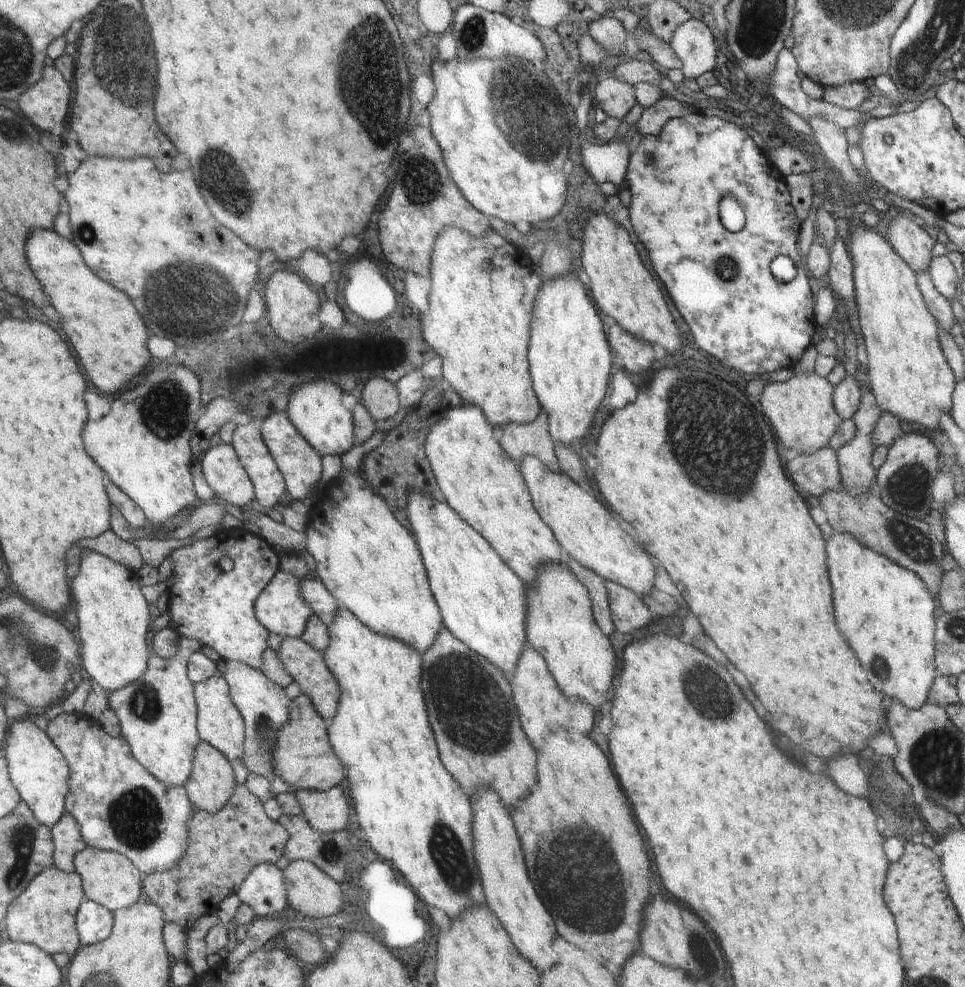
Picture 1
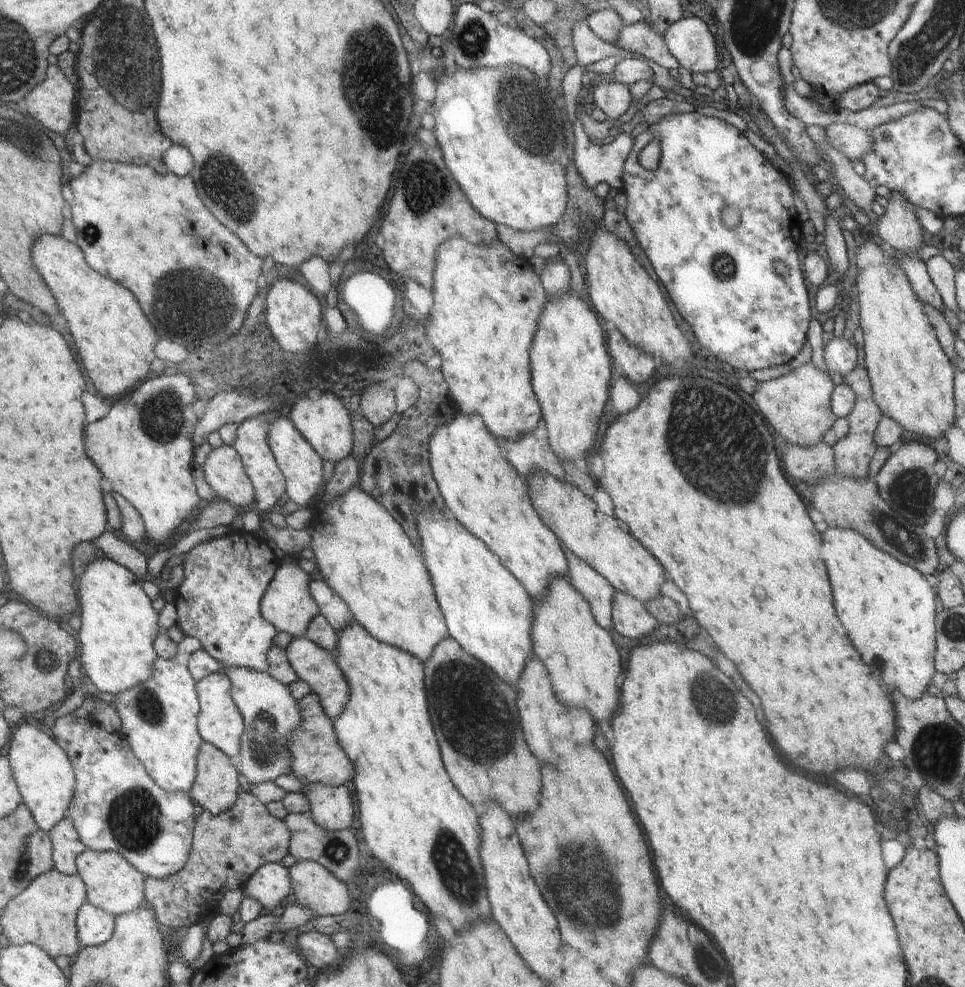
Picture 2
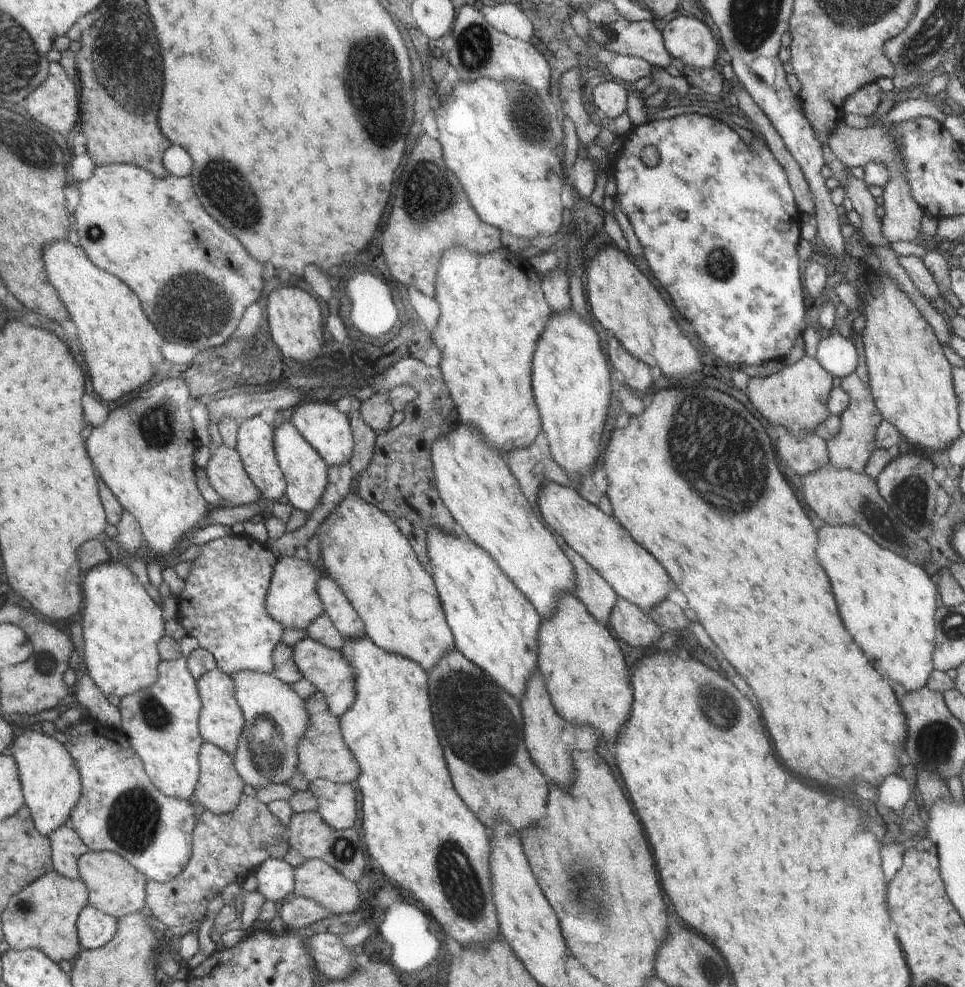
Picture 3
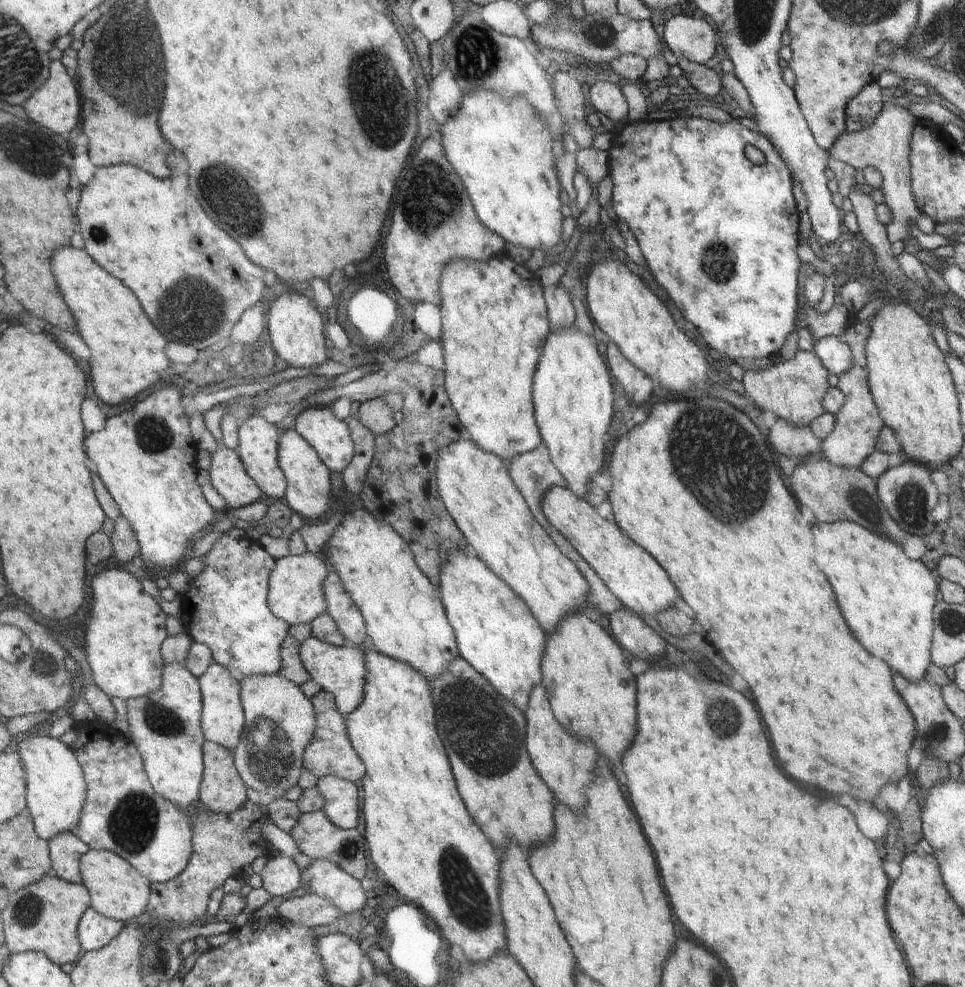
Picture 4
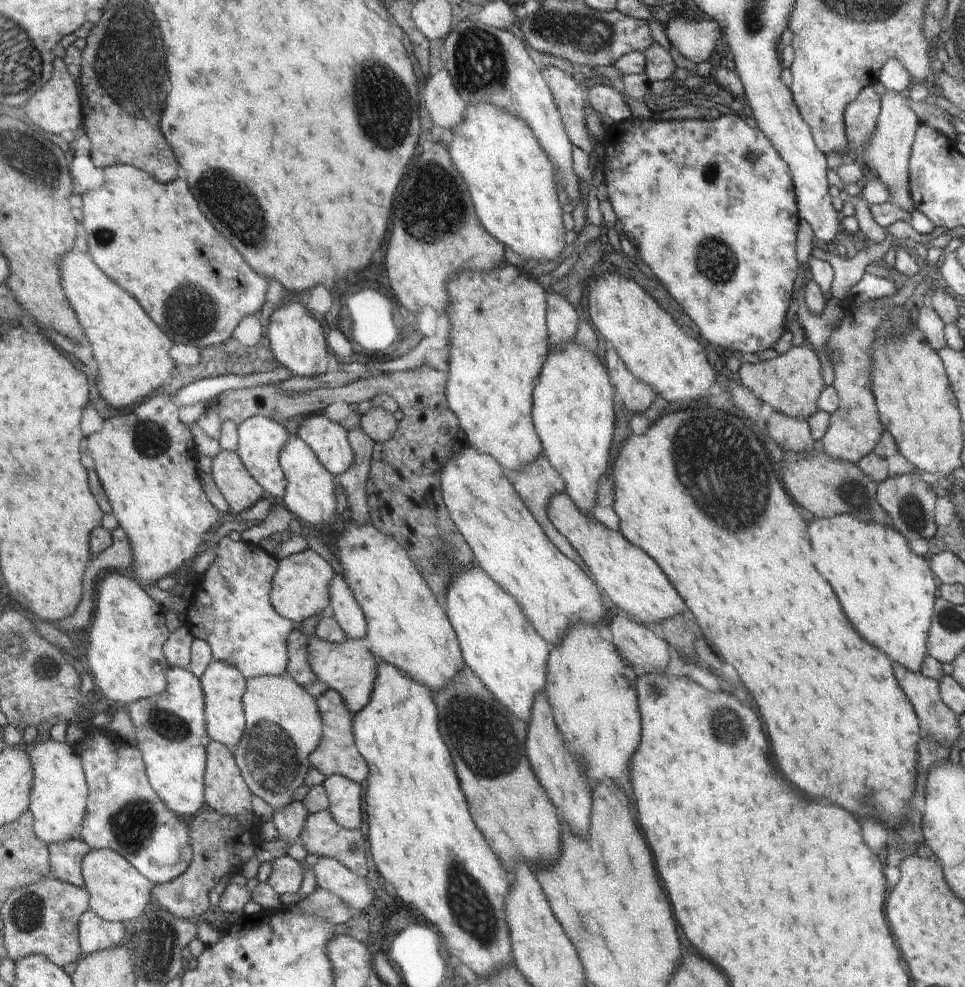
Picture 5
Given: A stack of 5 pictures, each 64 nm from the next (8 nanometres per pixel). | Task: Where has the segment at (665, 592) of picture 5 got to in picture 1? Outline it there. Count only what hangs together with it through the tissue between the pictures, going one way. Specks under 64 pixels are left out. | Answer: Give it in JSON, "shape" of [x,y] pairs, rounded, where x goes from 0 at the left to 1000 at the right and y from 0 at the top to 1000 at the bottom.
{"shape":[[[543,462],[539,470],[541,478],[544,479],[545,490],[552,499],[553,515],[560,520],[562,527],[573,536],[584,562],[591,562],[626,588],[634,588],[638,592],[645,592],[647,596],[653,596],[662,605],[676,600],[680,588],[680,573],[613,501],[605,498],[583,479],[572,478],[570,474],[566,474],[555,462]]]}

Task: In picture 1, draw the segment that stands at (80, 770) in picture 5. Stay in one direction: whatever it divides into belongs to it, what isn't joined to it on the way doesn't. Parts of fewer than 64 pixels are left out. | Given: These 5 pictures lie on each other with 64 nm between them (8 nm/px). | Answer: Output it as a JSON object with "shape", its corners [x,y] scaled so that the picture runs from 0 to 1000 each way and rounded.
{"shape":[[[24,727],[13,730],[6,762],[6,767],[10,771],[12,790],[18,794],[24,811],[34,819],[46,837],[55,840],[69,824],[73,788],[76,782],[72,770],[68,770],[64,759],[56,754],[49,741],[44,740],[37,732]]]}

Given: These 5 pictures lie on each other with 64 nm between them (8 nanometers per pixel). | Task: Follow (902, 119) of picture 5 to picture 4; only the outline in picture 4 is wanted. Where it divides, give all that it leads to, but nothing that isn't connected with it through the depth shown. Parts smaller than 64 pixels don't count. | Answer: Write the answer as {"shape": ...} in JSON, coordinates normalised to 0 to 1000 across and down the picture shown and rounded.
{"shape":[[[923,99],[917,100],[908,122],[899,129],[885,134],[875,134],[868,138],[863,150],[860,150],[860,160],[875,164],[887,172],[895,172],[898,168],[906,168],[914,180],[915,206],[921,210],[924,222],[918,227],[920,243],[923,247],[939,244],[943,228],[941,223],[948,223],[954,216],[950,211],[944,190],[944,141],[948,126],[952,124],[941,110],[927,105]]]}

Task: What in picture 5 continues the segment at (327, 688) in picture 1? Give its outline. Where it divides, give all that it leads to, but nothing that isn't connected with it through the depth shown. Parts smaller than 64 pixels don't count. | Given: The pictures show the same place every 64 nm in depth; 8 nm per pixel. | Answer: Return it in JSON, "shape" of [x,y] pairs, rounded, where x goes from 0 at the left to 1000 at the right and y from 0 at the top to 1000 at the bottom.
{"shape":[[[325,643],[321,646],[319,657],[321,673],[330,689],[352,702],[367,724],[377,719],[383,713],[393,681],[392,669],[387,665],[378,648],[360,646],[354,651],[344,651]]]}

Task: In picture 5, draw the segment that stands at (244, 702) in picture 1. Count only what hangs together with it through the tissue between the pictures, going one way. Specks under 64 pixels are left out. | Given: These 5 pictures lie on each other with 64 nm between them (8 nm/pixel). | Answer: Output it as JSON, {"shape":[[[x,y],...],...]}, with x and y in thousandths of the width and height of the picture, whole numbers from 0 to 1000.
{"shape":[[[298,681],[291,685],[273,684],[259,687],[259,701],[255,703],[254,729],[259,729],[259,742],[255,750],[244,758],[249,786],[258,794],[258,798],[276,813],[283,821],[290,822],[303,813],[309,813],[309,802],[315,794],[318,782],[322,780],[321,764],[333,754],[335,732],[330,710],[315,696],[309,694]]]}

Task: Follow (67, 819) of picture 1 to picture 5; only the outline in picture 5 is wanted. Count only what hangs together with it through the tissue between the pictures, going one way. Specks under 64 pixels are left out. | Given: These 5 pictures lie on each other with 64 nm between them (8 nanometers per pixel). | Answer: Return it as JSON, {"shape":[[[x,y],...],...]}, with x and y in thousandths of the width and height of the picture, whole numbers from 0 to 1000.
{"shape":[[[83,849],[53,857],[55,884],[62,893],[90,900],[87,886],[89,869],[96,860]]]}

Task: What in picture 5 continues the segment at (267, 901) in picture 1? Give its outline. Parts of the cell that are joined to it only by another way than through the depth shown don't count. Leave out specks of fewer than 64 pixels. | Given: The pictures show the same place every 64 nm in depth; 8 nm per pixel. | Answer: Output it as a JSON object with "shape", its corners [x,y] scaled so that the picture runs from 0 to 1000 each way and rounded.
{"shape":[[[298,866],[283,872],[283,880],[277,896],[289,908],[305,906],[311,902],[314,893],[314,878],[309,872]]]}

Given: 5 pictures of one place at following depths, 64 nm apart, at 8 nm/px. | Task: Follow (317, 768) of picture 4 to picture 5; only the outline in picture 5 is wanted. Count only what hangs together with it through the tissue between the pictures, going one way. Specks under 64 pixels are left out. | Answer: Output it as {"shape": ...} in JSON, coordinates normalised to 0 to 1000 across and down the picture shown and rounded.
{"shape":[[[338,699],[327,709],[330,710],[335,732],[333,754],[336,757],[336,764],[334,764],[334,758],[330,758],[330,762],[325,762],[325,775],[322,775],[323,778],[330,779],[338,787],[353,785],[371,793],[379,793],[381,786],[383,786],[383,780],[379,776],[378,768],[375,767],[374,762],[370,758],[367,742],[368,724],[360,716],[353,703],[348,699]]]}

